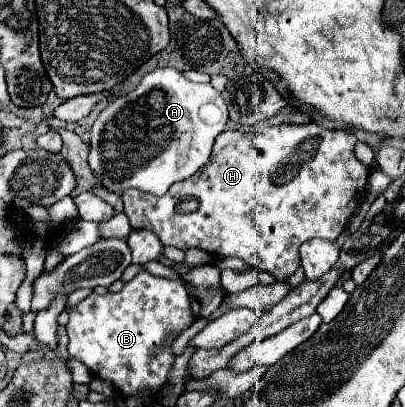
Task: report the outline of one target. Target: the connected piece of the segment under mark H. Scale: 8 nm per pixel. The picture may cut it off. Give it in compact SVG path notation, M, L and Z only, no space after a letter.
M317 123L257 127L255 133L225 129L215 139L209 163L193 177L171 185L163 197L153 197L137 189L127 189L123 193L125 215L133 227L127 237L133 263L145 265L159 259L163 255L163 245L173 245L183 251L199 247L215 257L239 257L247 265L271 273L279 281L287 279L301 265L301 243L315 237L337 239L345 231L355 209L363 203L369 169L357 161L353 153L355 143L357 137L351 131L327 131Z

